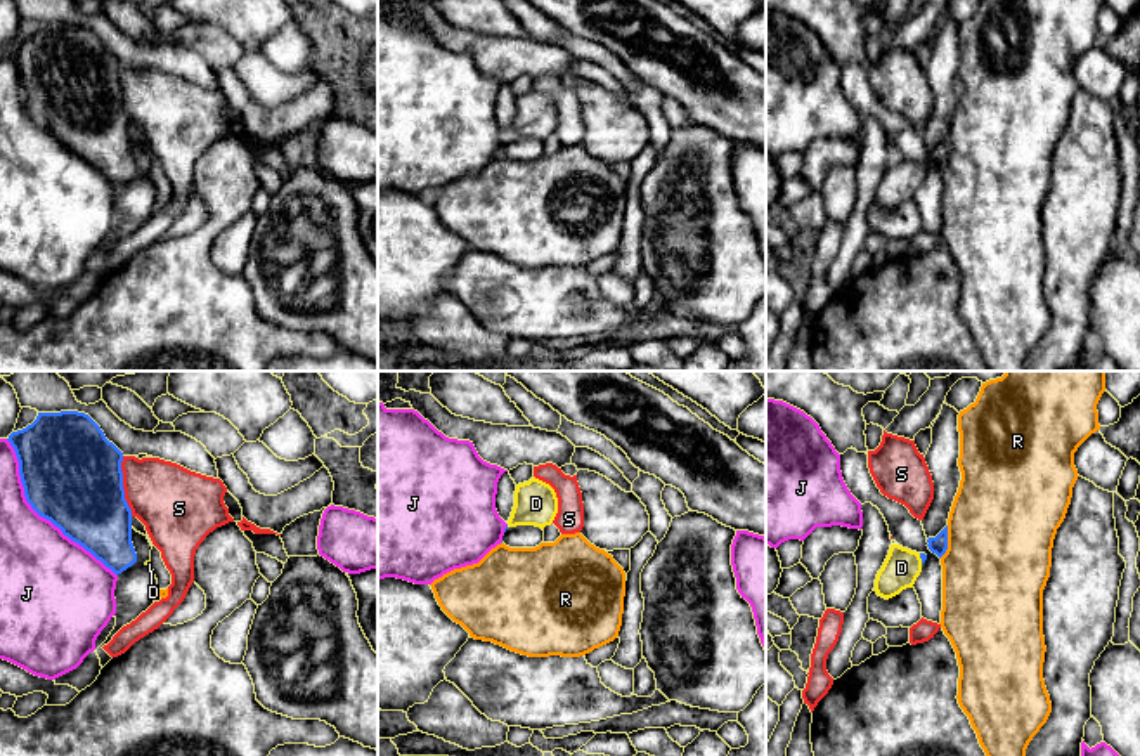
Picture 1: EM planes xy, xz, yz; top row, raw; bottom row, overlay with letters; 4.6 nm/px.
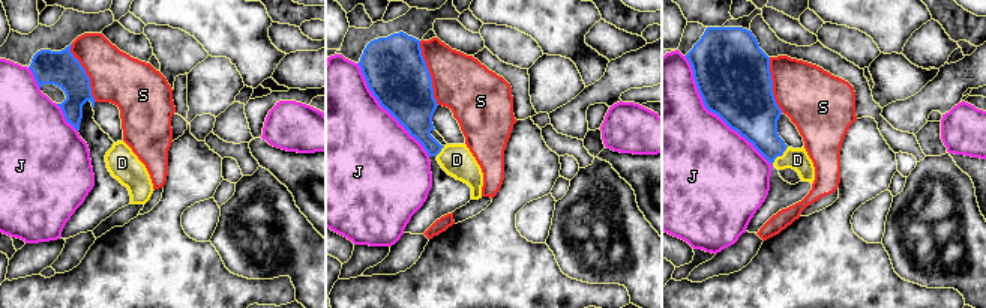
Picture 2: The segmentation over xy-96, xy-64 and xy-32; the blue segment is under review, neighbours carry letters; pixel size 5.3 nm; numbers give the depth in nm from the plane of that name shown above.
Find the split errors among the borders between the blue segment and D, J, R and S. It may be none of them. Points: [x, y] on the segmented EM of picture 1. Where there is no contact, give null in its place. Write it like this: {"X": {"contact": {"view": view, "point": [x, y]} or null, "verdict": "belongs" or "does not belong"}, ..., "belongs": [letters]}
{"D": {"contact": {"view": "yz", "point": [920, 557]}, "verdict": "belongs"}, "J": {"contact": {"view": "xy", "point": [40, 515]}, "verdict": "does not belong"}, "R": {"contact": {"view": "yz", "point": [946, 541]}, "verdict": "does not belong"}, "S": {"contact": {"view": "xy", "point": [122, 486]}, "verdict": "does not belong"}, "belongs": ["D"]}

